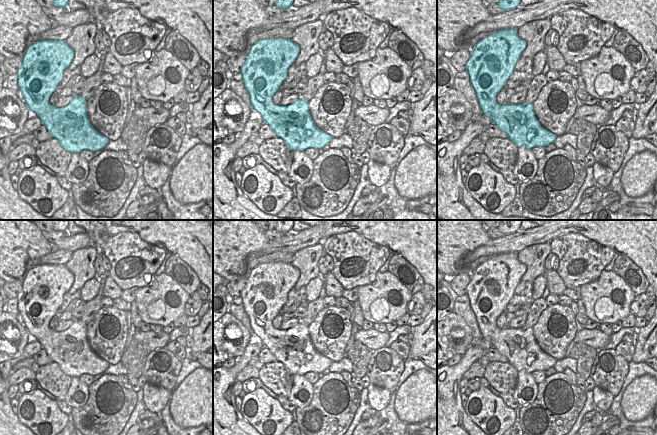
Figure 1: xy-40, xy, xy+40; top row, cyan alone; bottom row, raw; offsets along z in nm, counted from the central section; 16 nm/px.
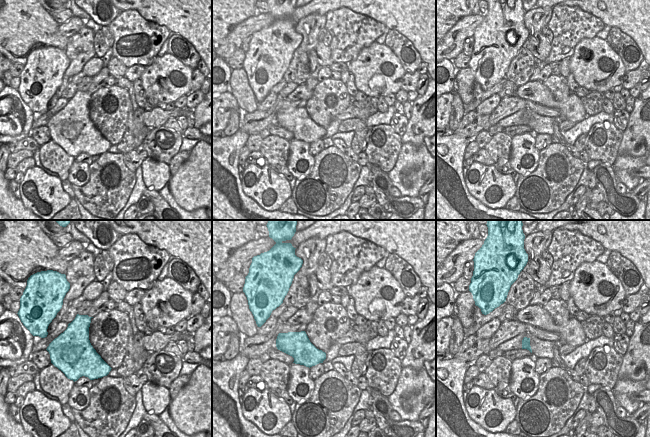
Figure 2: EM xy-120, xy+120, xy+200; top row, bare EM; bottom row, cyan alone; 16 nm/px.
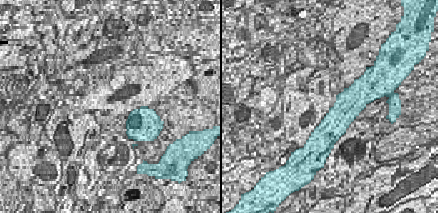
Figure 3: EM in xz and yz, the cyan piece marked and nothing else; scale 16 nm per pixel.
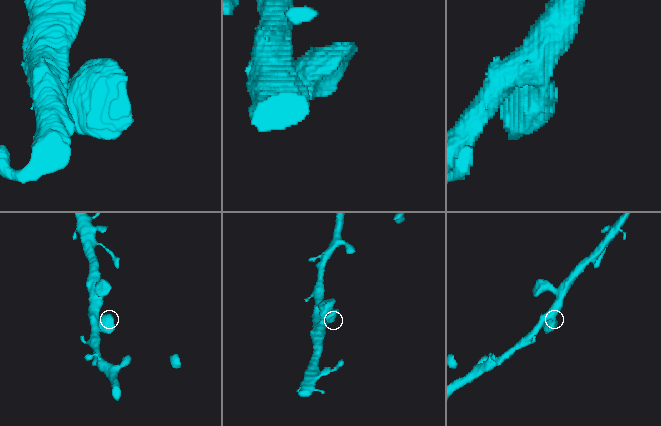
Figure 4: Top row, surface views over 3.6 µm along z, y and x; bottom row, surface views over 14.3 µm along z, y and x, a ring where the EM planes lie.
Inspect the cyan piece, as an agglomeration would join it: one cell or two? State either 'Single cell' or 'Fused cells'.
Single cell.

